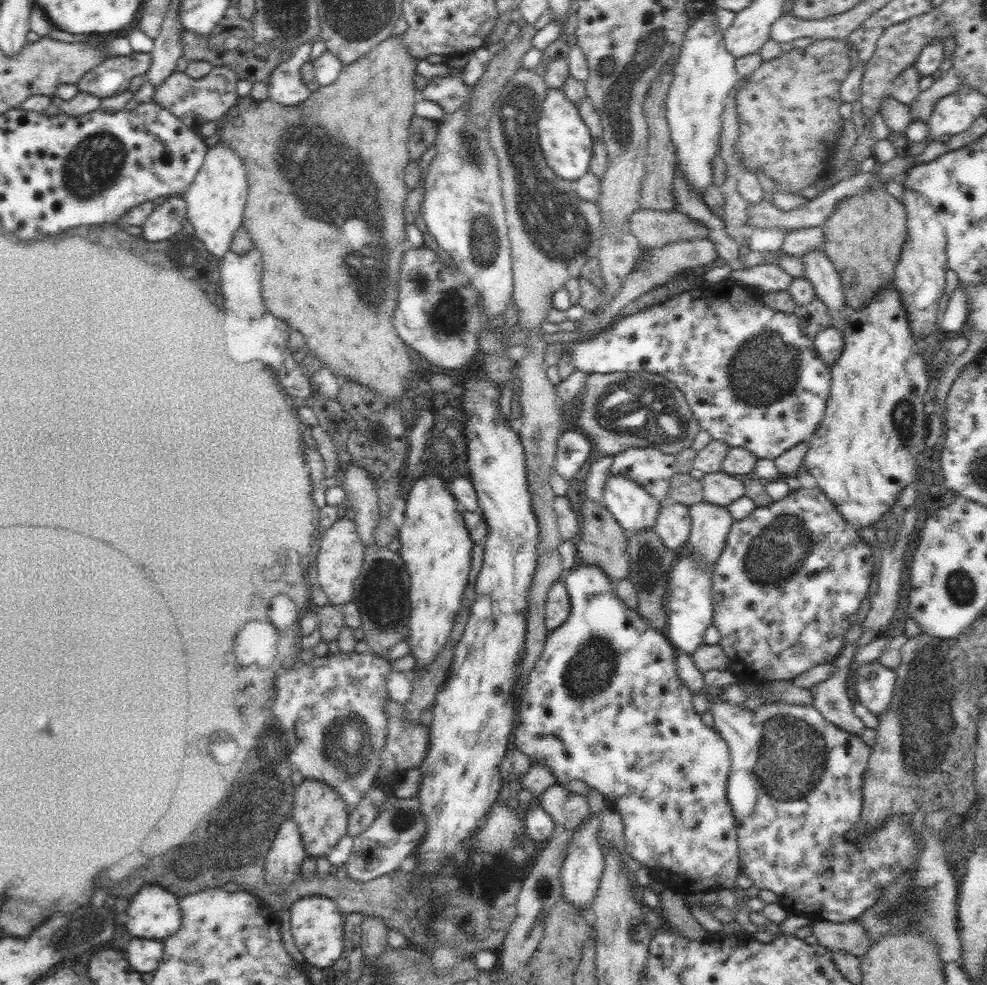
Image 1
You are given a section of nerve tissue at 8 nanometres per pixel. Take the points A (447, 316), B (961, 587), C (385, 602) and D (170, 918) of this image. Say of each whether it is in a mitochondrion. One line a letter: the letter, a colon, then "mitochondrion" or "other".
A: mitochondrion
B: mitochondrion
C: mitochondrion
D: other

